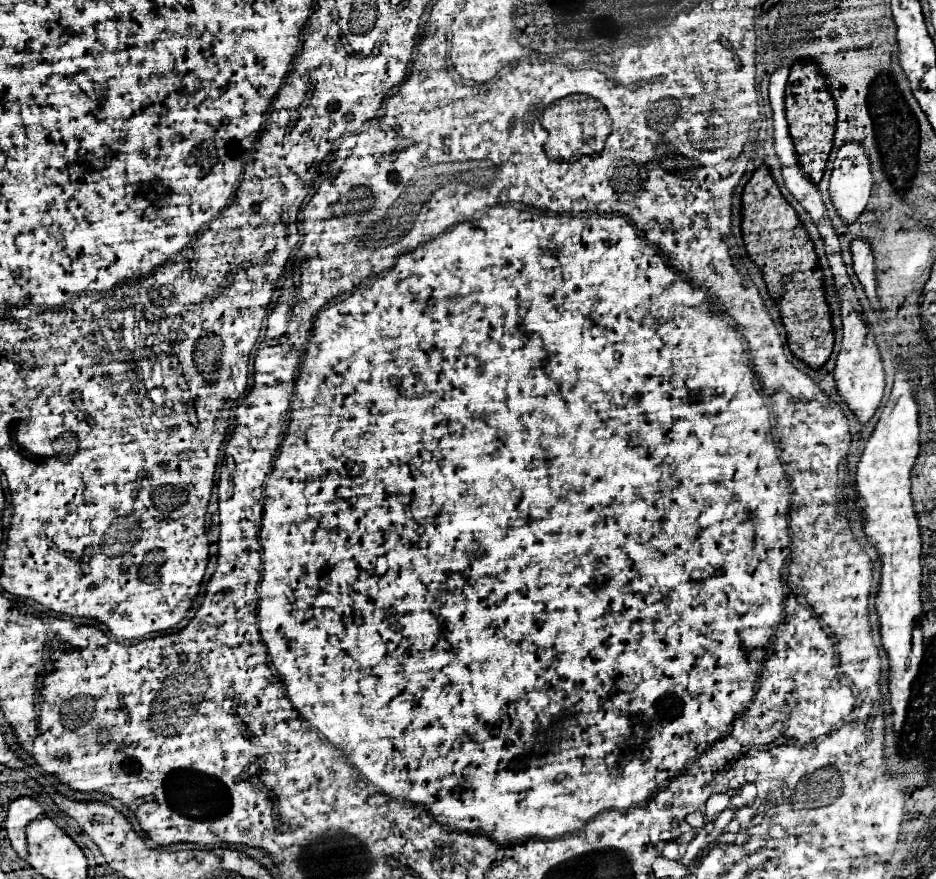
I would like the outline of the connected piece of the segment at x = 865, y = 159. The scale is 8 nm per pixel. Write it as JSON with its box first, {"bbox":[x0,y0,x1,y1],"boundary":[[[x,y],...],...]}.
{"bbox":[830,143,872,223],"boundary":[[[844,143],[832,163],[830,197],[844,223],[852,223],[868,203],[872,191],[872,163],[864,145]]]}

